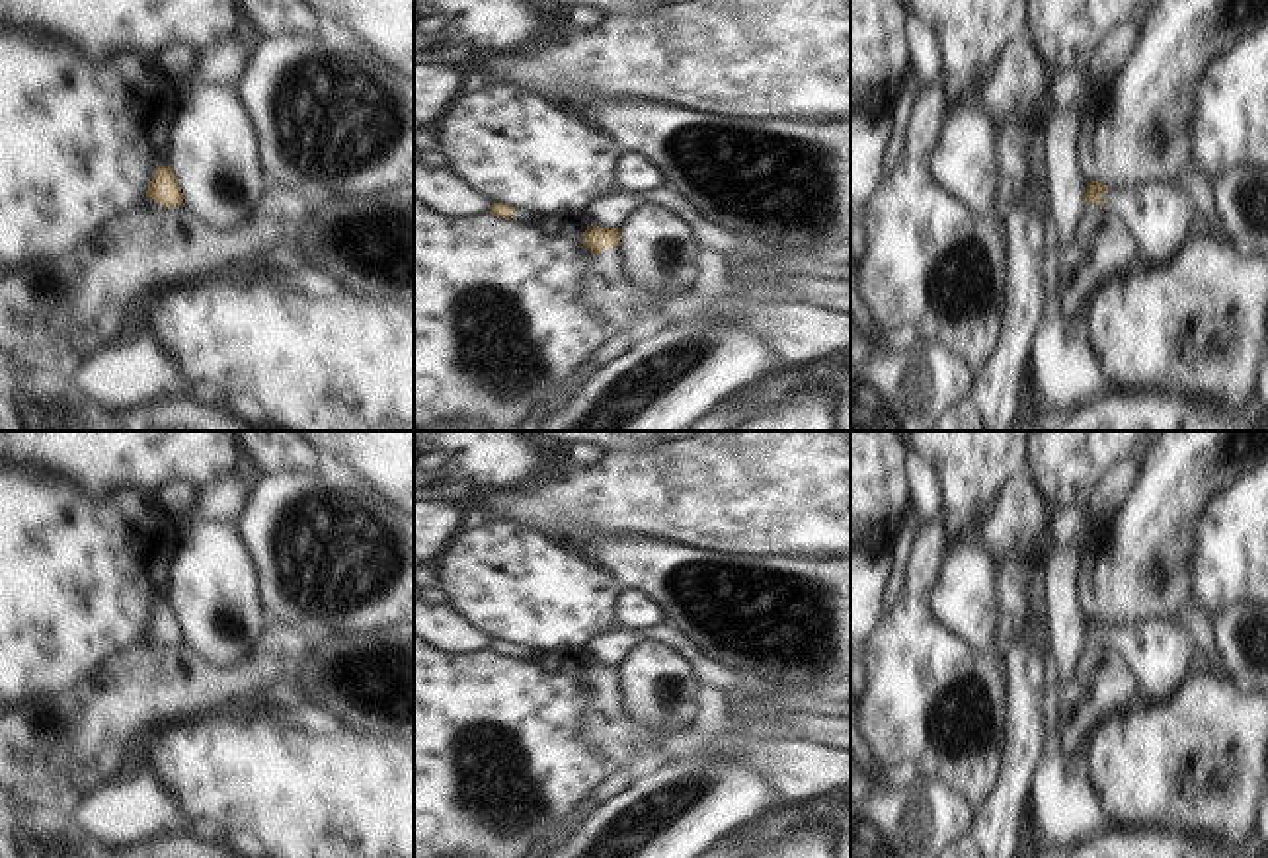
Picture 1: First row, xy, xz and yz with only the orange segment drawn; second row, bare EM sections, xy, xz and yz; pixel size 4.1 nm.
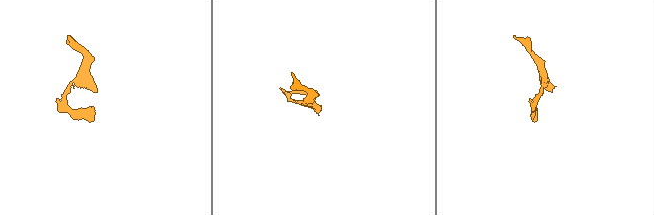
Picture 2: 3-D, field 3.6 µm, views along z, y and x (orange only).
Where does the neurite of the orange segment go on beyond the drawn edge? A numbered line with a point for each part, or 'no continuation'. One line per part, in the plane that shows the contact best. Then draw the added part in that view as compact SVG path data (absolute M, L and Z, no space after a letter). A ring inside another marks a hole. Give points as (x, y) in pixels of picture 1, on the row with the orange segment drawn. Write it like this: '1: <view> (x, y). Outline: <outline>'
1: xz (804, 336). Outline: M620 246L595 255L587 275L587 300L607 314L614 332L644 328L652 333L704 316L733 318L753 324L780 351L788 367L851 359L851 314L821 312L798 302L771 306L694 289L657 296L632 281Z

